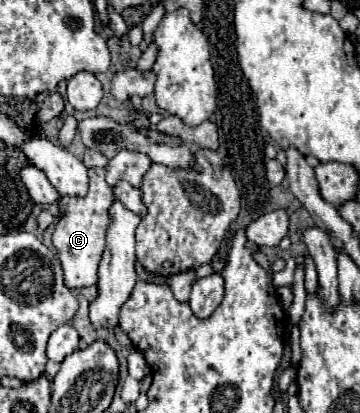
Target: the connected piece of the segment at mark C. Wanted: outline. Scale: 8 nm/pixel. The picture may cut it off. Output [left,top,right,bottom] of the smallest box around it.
[52,168,146,290]

